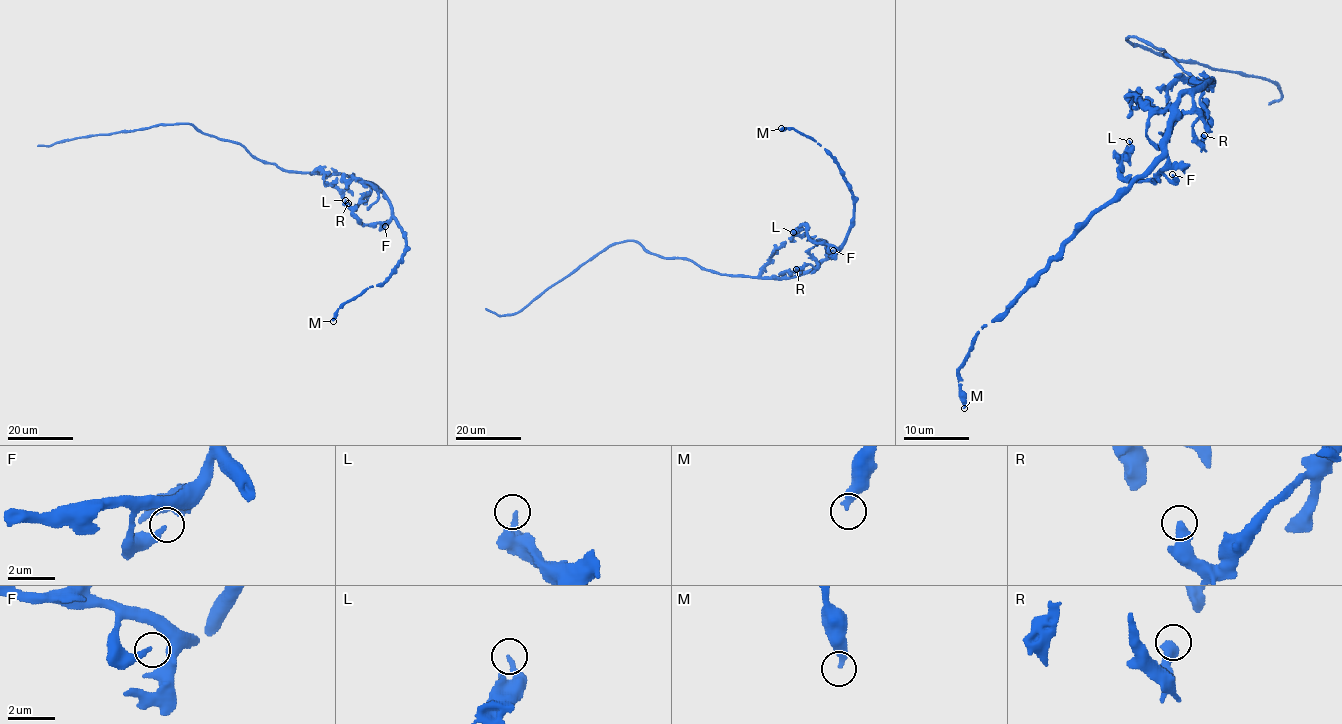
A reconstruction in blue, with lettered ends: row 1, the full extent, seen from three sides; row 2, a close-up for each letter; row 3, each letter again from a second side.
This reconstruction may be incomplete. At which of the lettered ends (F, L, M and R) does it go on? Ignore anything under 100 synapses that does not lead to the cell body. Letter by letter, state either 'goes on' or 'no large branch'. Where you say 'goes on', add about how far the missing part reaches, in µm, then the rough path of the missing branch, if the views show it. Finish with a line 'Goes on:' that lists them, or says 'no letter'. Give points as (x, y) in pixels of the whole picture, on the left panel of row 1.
F: no large branch
L: no large branch
M: no large branch
R: no large branch
Goes on: no letter

